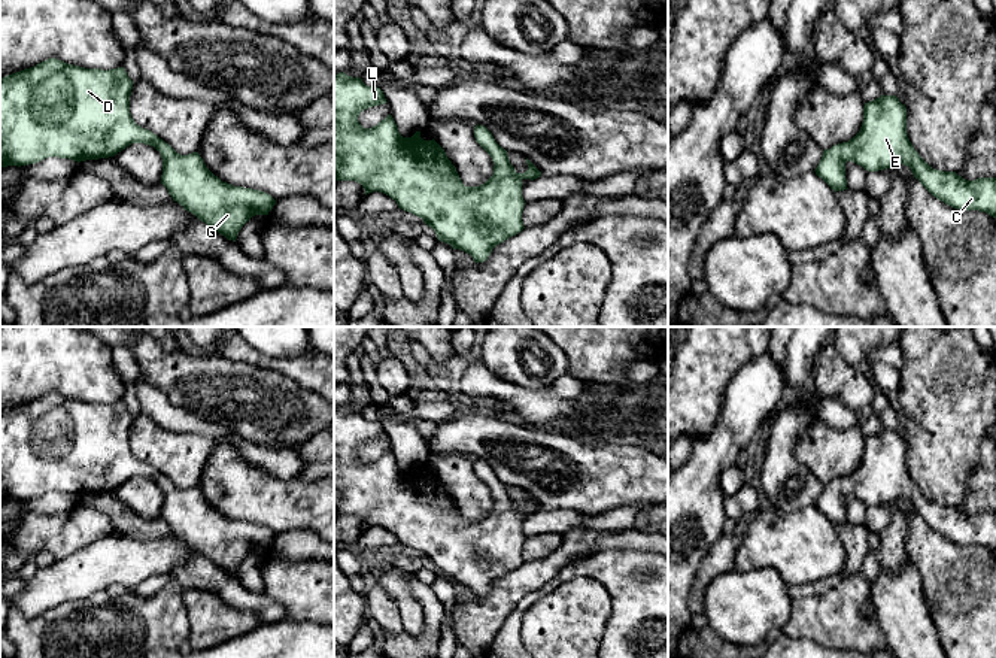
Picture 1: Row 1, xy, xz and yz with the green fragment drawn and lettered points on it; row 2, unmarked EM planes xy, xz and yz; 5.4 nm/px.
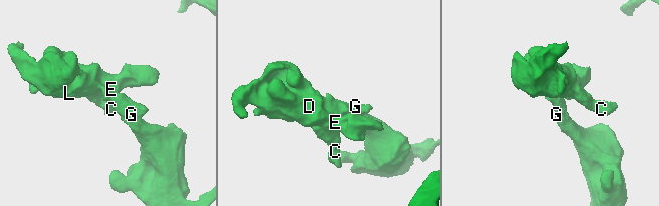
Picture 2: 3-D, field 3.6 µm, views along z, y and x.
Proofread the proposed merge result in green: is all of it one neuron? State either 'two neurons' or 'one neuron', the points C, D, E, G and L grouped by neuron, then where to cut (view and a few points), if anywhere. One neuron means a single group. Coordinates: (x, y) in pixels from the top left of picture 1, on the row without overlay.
one neuron; groups C D E G L; cut none

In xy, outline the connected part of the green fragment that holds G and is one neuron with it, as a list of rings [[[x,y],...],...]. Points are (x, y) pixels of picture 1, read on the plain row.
[[[48,392],[34,401],[7,409],[0,413],[0,501],[28,500],[49,491],[69,492],[73,495],[86,495],[109,492],[130,480],[131,477],[145,477],[154,480],[163,492],[161,518],[168,528],[185,545],[195,549],[200,555],[215,563],[228,574],[237,573],[242,561],[255,549],[268,549],[276,534],[258,524],[234,521],[222,516],[204,498],[198,486],[188,489],[177,488],[168,477],[152,466],[142,463],[134,457],[130,448],[130,430],[133,415],[124,401],[101,404],[85,403],[67,398],[57,392]]]

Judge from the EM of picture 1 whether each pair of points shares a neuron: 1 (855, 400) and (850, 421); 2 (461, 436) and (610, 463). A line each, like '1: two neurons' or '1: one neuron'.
1: two neurons
2: one neuron

